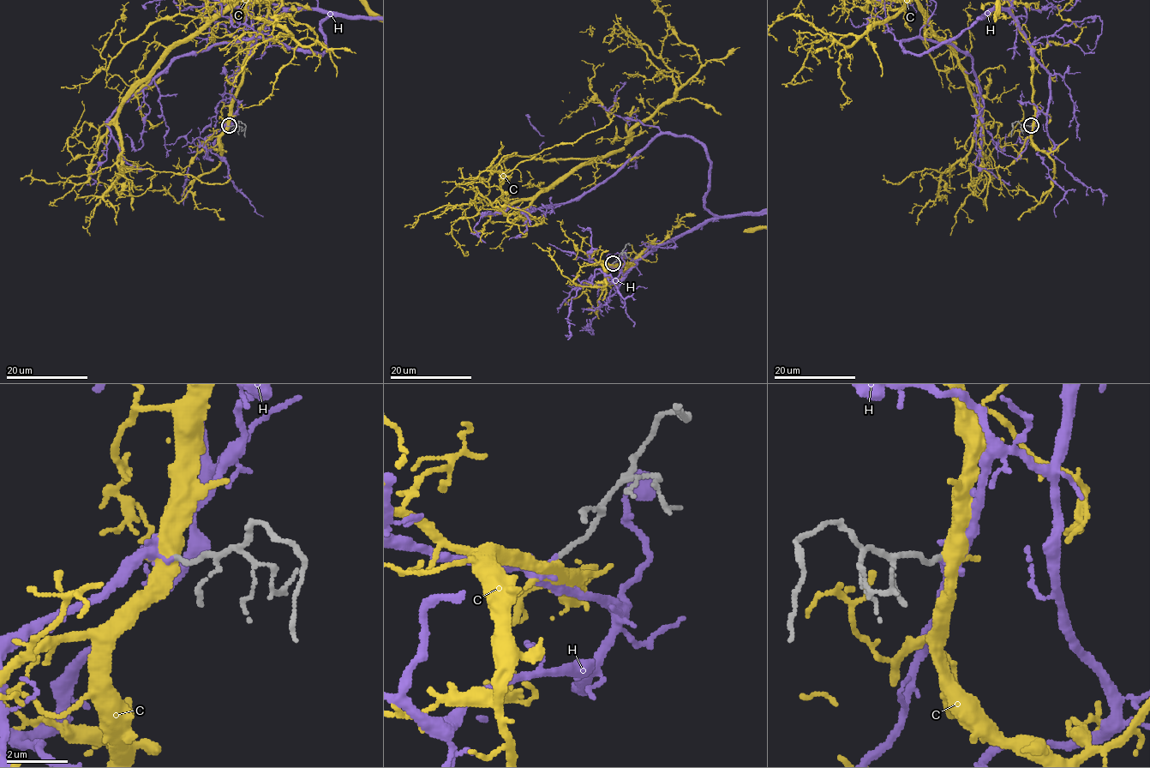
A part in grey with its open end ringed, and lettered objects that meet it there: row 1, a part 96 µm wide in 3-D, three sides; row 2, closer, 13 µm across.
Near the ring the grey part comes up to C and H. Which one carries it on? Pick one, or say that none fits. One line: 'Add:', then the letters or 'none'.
Add: C

